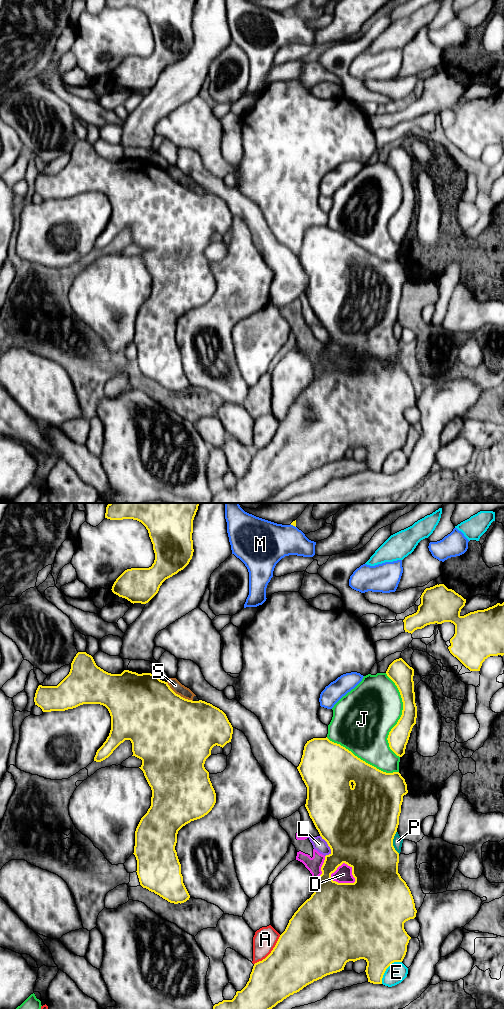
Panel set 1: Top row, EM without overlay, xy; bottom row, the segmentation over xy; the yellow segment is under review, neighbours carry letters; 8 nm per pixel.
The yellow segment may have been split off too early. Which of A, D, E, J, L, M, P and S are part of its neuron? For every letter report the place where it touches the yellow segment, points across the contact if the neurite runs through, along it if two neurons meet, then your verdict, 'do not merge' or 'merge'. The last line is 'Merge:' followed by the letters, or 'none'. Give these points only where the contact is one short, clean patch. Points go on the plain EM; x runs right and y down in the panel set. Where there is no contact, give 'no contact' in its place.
A: contact xy (271, 440); do not merge
D: contact xy (343, 371); do not merge
E: contact xy (386, 456); do not merge
J: contact xy (401, 203); do not merge
L: contact xy (328, 333); do not merge
M: contact xy (293, 13); do not merge
P: contact xy (392, 330); do not merge
S: contact xy (179, 183); do not merge
Merge: none

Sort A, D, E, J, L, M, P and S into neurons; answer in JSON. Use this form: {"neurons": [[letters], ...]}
{"neurons": [["A"], ["D", "S"], ["E"], ["J"], ["L"], ["M"], ["P"]]}

